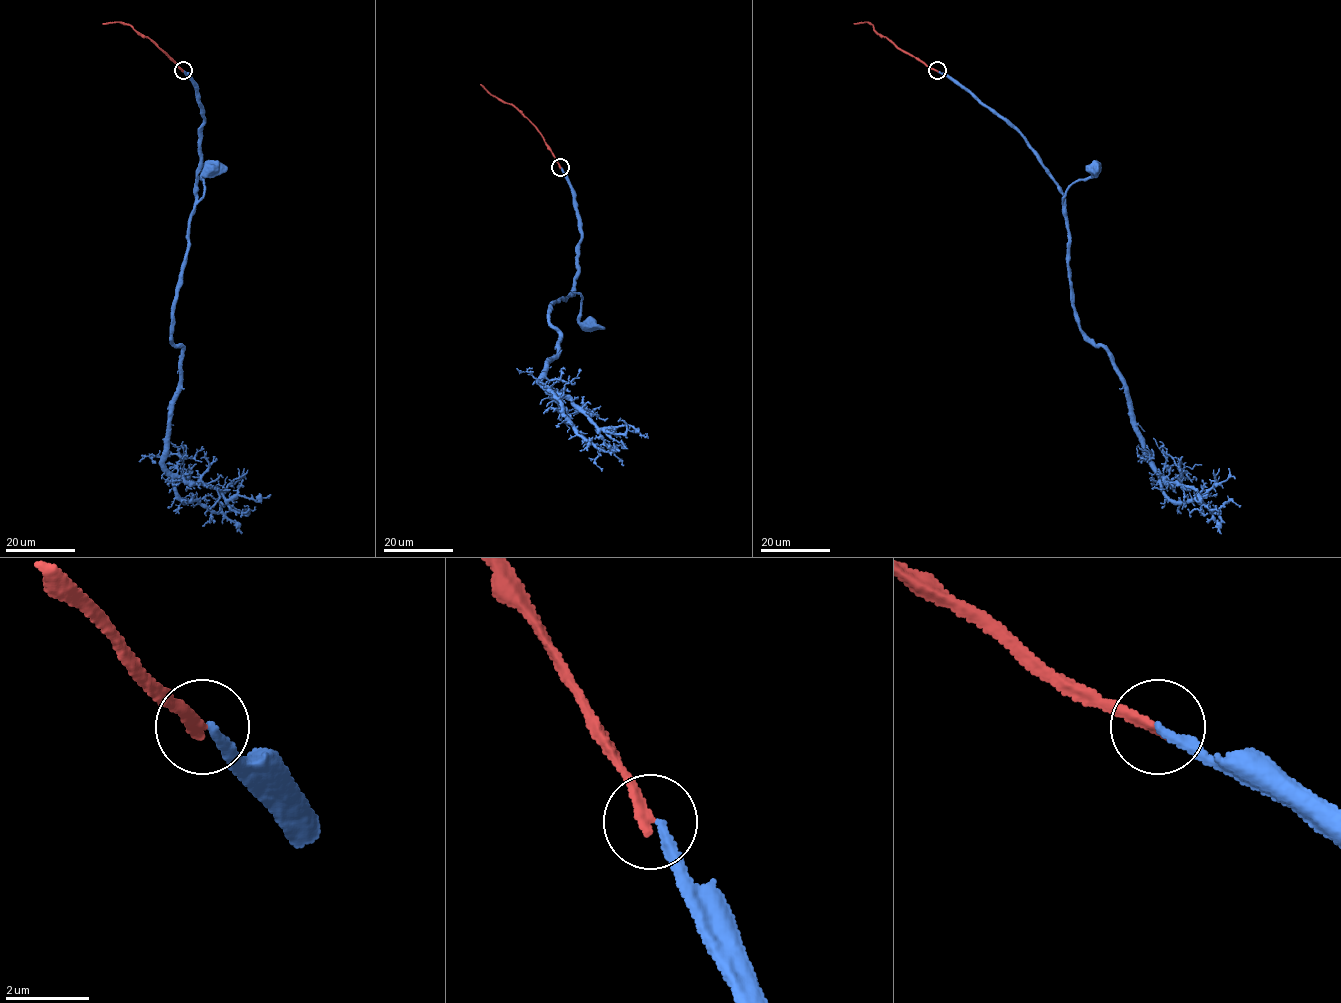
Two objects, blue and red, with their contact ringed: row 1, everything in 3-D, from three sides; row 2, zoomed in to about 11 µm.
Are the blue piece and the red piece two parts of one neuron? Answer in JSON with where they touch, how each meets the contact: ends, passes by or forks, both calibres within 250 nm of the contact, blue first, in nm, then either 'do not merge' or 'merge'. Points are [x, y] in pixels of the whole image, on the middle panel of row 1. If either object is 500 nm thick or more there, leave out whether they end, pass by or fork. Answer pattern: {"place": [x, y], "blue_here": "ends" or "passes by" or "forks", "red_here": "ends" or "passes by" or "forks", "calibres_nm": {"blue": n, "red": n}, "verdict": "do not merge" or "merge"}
{"place": [560, 167], "blue_here": "ends", "red_here": "ends", "calibres_nm": {"blue": 240, "red": 240}, "verdict": "do not merge"}

